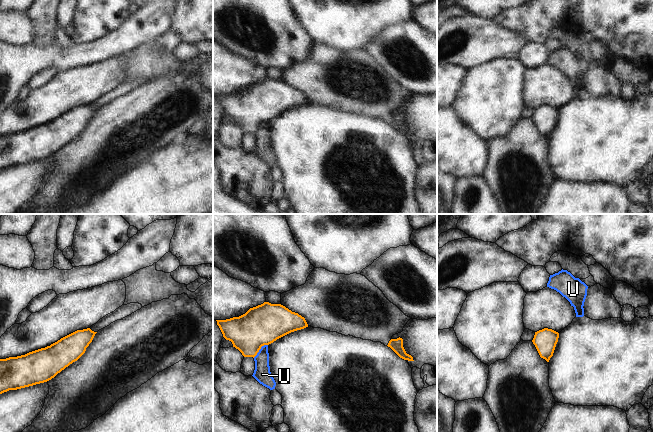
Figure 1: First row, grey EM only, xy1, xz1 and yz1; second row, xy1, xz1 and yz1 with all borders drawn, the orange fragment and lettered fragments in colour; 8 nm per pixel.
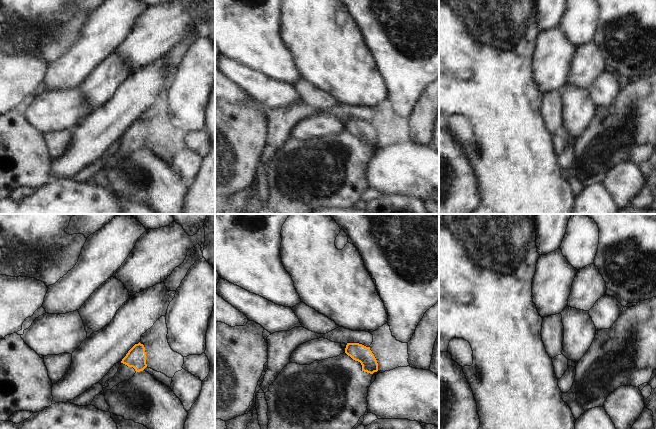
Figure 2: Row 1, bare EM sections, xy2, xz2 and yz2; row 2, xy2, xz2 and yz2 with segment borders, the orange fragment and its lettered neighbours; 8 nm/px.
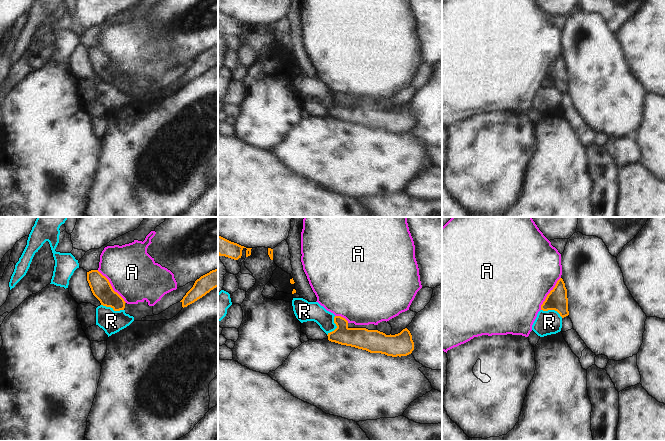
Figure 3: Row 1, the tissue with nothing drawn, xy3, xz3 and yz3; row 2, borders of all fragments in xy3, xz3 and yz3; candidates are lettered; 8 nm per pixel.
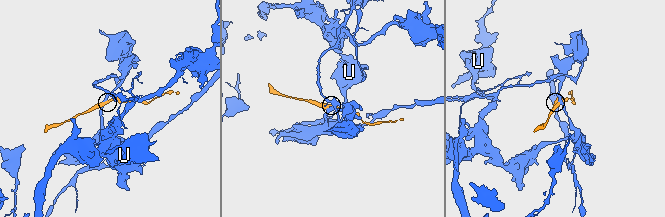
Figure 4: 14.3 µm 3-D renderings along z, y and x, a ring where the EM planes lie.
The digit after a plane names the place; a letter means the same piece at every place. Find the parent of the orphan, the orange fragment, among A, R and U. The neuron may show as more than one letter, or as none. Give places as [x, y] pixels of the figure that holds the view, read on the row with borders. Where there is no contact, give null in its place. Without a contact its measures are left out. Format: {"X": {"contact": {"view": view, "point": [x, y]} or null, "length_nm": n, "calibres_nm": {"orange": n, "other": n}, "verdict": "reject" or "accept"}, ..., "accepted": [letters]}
{"A": {"contact": {"view": "xy3", "point": [111, 286]}, "length_nm": 360, "calibres_nm": {"orange": 160, "other": 400}, "verdict": "reject"}, "R": {"contact": {"view": "xy3", "point": [112, 307]}, "length_nm": 190, "calibres_nm": {"orange": 160, "other": 180}, "verdict": "reject"}, "U": {"contact": {"view": "xz1", "point": [260, 348]}, "length_nm": 160, "calibres_nm": {"orange": 320, "other": 140}, "verdict": "reject"}, "accepted": []}

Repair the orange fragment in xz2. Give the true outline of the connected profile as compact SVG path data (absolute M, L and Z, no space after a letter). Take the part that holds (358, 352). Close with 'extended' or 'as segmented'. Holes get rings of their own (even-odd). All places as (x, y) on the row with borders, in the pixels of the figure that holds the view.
M347 343L345 353L361 363L362 371L370 374L378 371L378 363L370 347L359 343Z | as segmented

